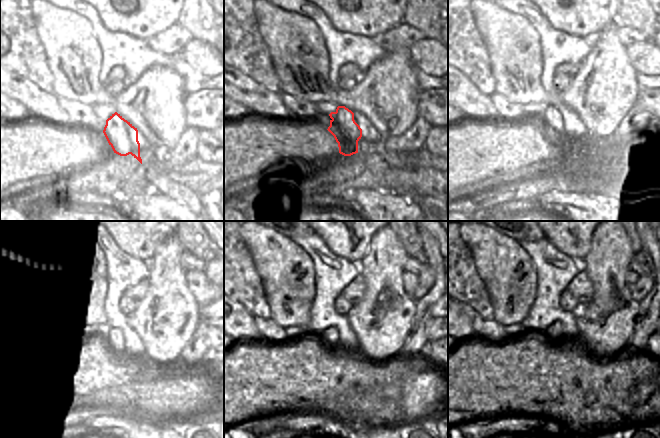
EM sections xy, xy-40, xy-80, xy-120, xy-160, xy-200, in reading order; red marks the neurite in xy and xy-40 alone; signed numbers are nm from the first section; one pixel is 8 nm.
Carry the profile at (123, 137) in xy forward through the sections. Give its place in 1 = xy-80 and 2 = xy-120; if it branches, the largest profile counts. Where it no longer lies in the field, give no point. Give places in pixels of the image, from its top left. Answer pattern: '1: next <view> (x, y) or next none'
1: next xy-80 (562, 118)
2: next xy-120 (111, 341)

